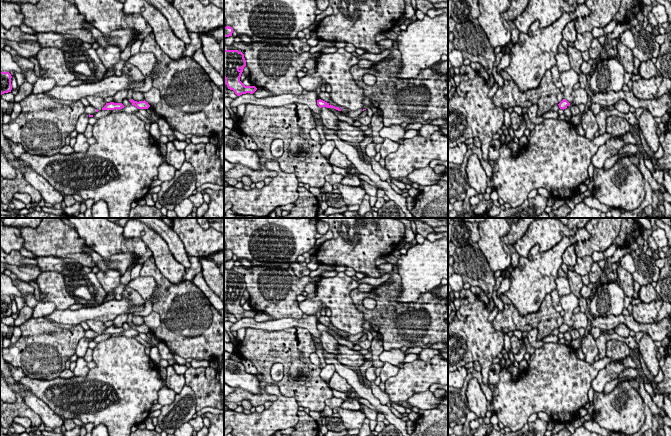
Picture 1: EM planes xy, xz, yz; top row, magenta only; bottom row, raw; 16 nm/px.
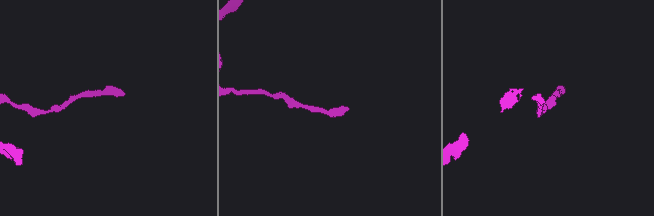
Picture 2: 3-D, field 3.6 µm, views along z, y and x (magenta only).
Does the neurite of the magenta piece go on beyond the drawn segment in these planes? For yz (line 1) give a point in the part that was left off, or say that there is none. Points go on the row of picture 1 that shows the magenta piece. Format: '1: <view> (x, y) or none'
1: none

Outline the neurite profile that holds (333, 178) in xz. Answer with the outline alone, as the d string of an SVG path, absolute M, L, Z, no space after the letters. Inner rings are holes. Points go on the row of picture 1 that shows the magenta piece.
M332 173L330 175L325 176L326 182L330 183L331 185L340 183L343 178L343 175L337 173Z

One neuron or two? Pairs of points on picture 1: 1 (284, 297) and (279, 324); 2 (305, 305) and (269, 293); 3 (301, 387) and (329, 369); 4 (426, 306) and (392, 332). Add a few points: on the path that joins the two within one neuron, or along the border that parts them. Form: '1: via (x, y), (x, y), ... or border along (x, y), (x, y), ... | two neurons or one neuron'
1: border along (301, 317), (277, 318), (274, 320) | two neurons
2: border along (298, 303), (303, 313) | two neurons
3: border along (320, 369), (320, 377), (325, 382) | two neurons
4: via (430, 319), (425, 324), (405, 328) | one neuron

